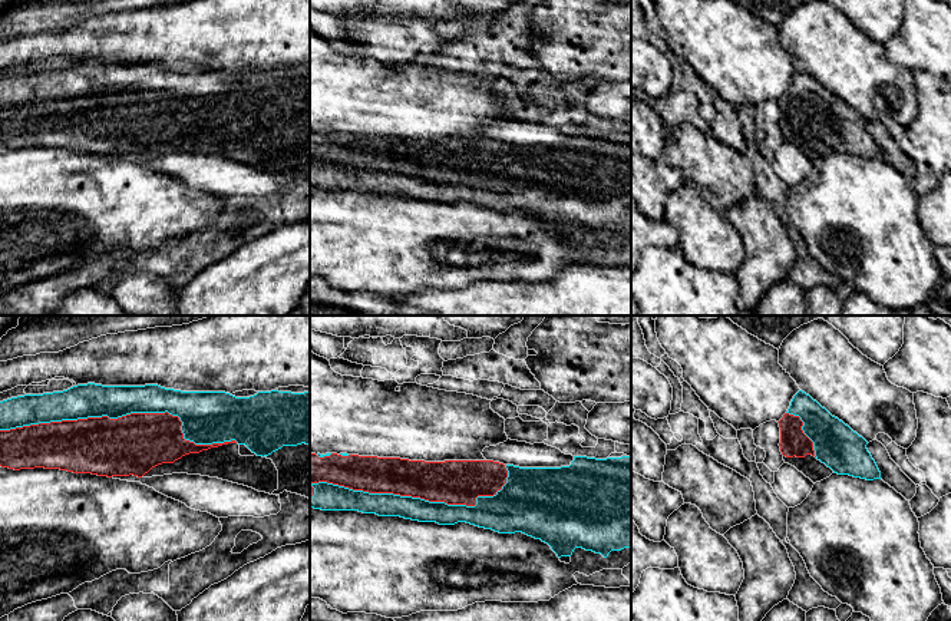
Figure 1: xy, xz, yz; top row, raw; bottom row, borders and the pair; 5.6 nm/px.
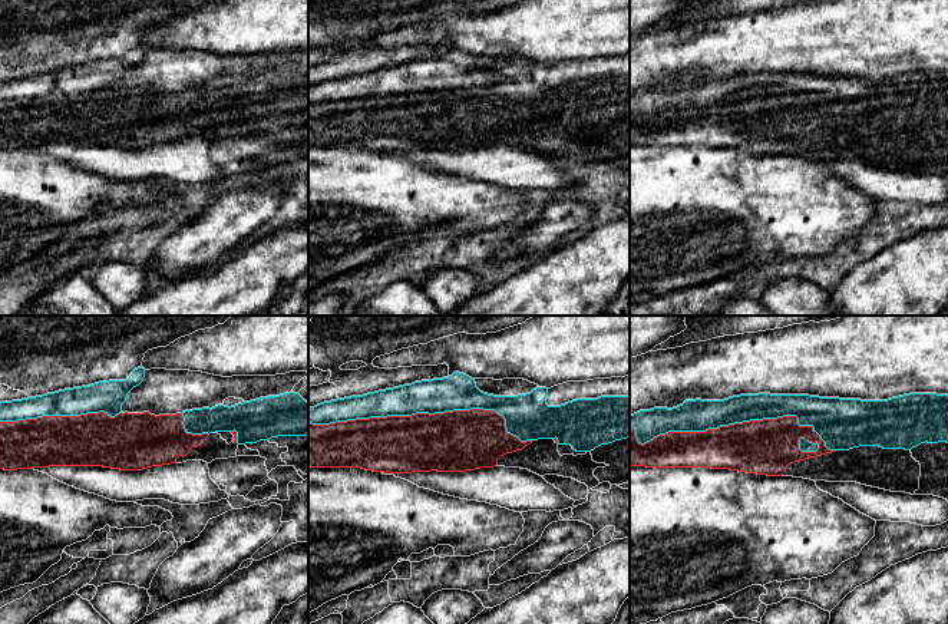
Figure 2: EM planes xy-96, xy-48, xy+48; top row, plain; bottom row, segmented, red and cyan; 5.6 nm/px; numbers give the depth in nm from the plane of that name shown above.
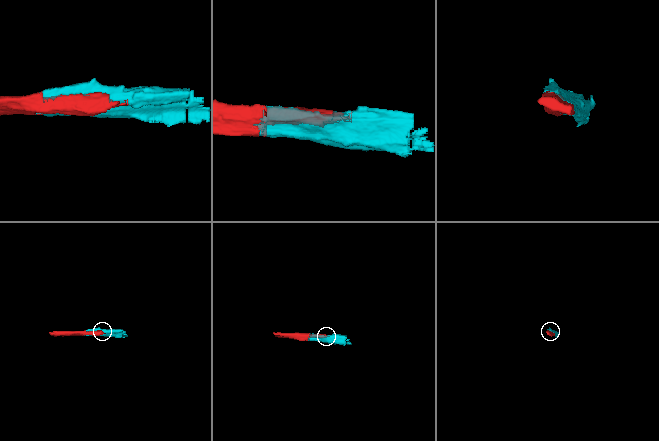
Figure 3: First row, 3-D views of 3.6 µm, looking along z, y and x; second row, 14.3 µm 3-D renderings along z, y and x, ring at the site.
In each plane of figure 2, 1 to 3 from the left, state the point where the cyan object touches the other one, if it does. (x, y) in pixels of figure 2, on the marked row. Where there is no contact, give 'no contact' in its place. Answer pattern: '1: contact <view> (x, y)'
1: contact xy-96 (60, 416)
2: contact xy-48 (425, 413)
3: contact xy+48 (733, 425)

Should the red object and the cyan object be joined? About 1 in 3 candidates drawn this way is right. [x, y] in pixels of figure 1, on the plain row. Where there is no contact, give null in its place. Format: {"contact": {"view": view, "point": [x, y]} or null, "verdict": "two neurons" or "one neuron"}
{"contact": {"view": "xy", "point": [126, 93]}, "verdict": "one neuron"}

